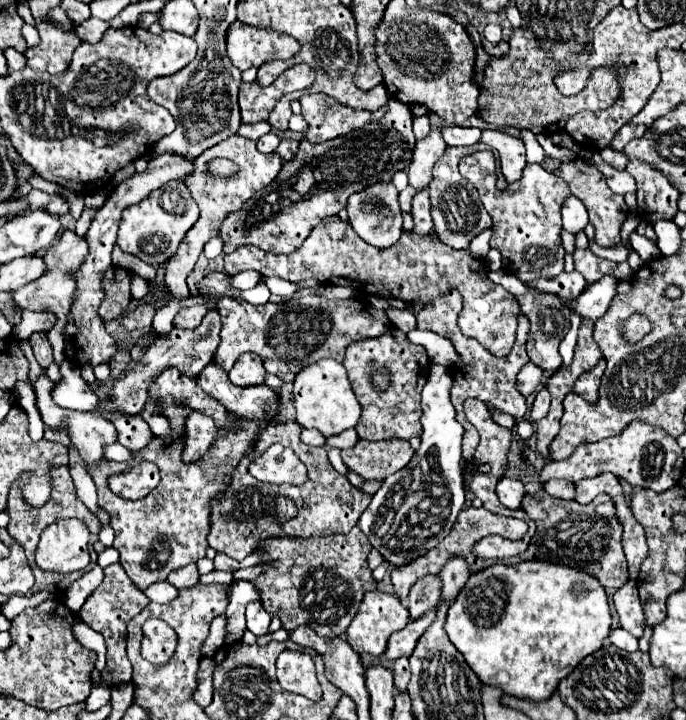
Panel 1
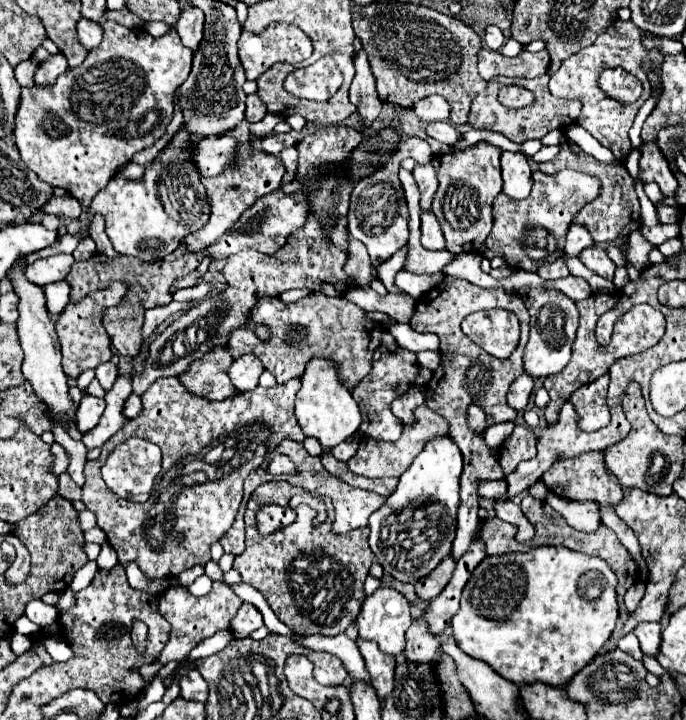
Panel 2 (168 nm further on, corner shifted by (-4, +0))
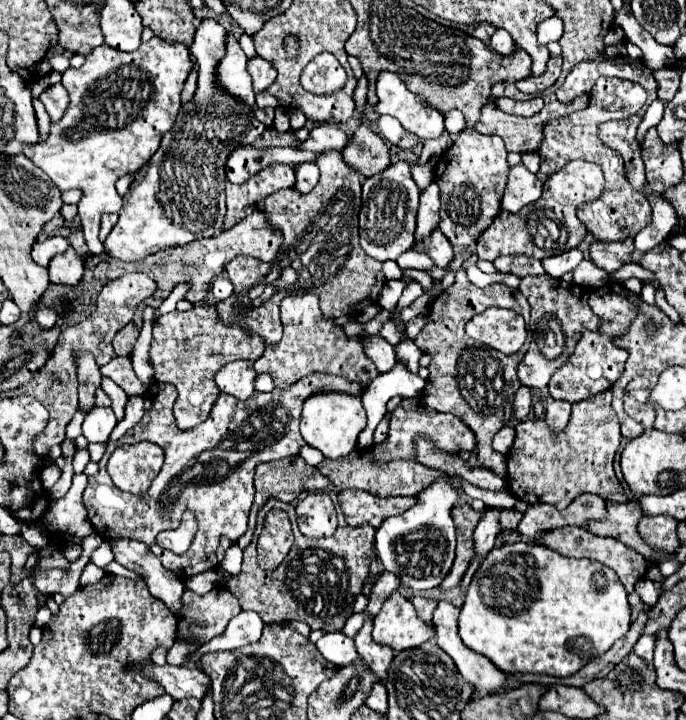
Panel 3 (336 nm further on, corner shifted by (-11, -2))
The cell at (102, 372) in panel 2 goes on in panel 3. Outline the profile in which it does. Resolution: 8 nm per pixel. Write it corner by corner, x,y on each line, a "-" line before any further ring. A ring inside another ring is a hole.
103,377
103,383
101,383
101,389
107,393
107,397
111,399
111,409
115,411
115,415
117,415
117,419
121,421
123,419
123,415
125,415
125,403
127,403
127,393
119,387
119,385
115,385
111,379
107,379
107,377

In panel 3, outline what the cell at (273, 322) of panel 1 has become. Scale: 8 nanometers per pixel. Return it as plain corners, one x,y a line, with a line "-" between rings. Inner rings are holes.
313,293
285,297
281,303
281,321
285,329
281,341
267,345
265,353
255,361
255,371
271,375
277,389
287,389
317,371
341,375
363,385
369,385
379,375
373,361
363,353
359,337
345,337
343,329
335,327
333,319
325,319
319,309
319,299

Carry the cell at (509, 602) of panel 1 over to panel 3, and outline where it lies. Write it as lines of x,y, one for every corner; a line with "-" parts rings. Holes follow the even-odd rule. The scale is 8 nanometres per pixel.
529,539
495,547
493,553
489,553
485,557
485,561
475,571
471,585
467,587
467,597
465,597
465,603
459,613
459,633
461,633
463,643
481,655
487,655
497,665
497,669
501,669
503,673
545,673
545,675
553,675
553,677
569,677
575,671
579,671
583,665
587,665
587,661
591,661
593,657
599,657
599,653
605,653
607,649
611,649
611,645
617,639
625,637
625,633
629,631
629,623
631,623
631,611
629,611
629,603
627,603
627,591
625,591
623,583
617,579
613,569
609,569
607,565
601,565
597,561
591,561
591,559
563,557
561,553
555,553
553,549
547,549
541,543
529,541

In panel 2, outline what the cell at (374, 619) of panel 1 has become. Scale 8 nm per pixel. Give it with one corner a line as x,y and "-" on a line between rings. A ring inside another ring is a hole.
378,587
372,595
366,597
362,611
356,619
358,625
358,637
366,639
366,641
374,641
378,643
380,651
384,651
386,655
400,655
404,649
404,633
406,629
412,625
412,617
410,617
410,603
406,601
406,597
402,593
398,593
396,589
390,587

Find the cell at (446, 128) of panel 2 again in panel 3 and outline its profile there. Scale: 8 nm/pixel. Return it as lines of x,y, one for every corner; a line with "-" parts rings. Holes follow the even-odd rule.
383,71
379,73
377,77
377,105
373,107
379,115
391,115
395,117
403,129
415,133
417,137
421,139
437,139
441,137
443,133
443,119
441,119
441,113
425,103
411,103
411,99
417,99
407,87
405,83
401,81
401,77
397,73
391,73
391,71

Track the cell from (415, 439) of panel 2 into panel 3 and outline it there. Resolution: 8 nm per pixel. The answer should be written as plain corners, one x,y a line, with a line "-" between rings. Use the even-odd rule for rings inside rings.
421,397
413,399
403,399
397,409
391,413
391,427
389,427
389,437
383,445
371,447
371,453
379,461
379,465
393,461
393,459
413,459
413,437
415,435
427,435
435,441
435,447
447,453
459,453
459,451
473,451
475,449
475,433
459,421
459,417
451,413
439,413
427,405
423,405

